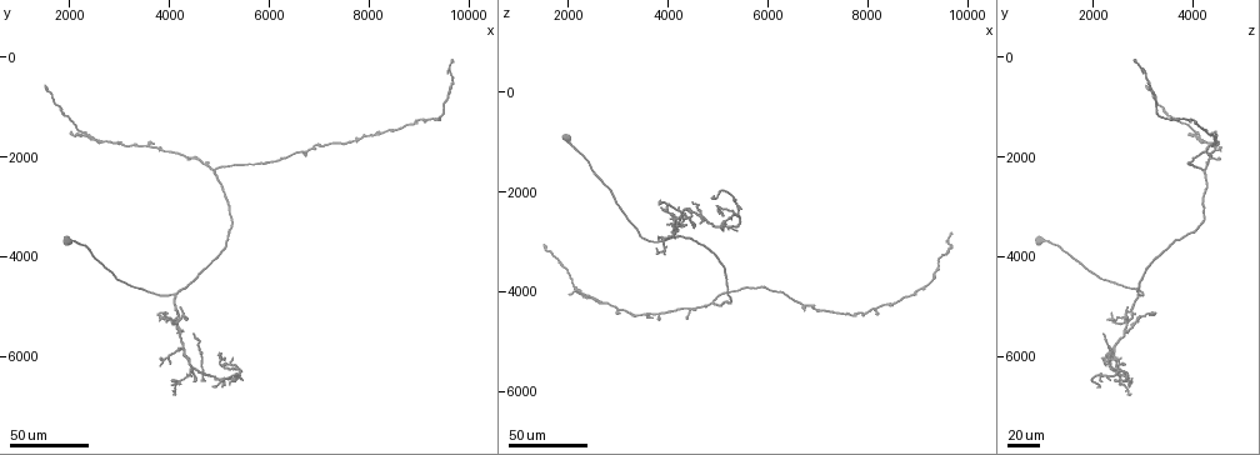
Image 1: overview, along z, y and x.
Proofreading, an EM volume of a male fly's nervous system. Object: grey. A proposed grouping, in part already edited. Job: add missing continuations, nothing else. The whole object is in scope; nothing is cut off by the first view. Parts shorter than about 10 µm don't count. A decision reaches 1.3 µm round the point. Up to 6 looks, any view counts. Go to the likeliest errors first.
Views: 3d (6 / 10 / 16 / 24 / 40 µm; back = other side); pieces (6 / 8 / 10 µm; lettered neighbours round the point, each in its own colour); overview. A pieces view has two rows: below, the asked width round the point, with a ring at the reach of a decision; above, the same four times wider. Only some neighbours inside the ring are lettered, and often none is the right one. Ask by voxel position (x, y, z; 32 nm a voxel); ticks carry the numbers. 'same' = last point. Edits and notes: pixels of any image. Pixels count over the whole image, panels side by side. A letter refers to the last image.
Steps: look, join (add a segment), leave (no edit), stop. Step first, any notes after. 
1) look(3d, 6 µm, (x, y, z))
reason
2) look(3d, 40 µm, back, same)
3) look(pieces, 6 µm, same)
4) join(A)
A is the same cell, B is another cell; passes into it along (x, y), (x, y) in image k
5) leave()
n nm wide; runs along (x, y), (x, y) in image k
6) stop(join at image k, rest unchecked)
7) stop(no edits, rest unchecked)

look(3d, 40 µm, (1550, 550, 3100))
long arm stops here

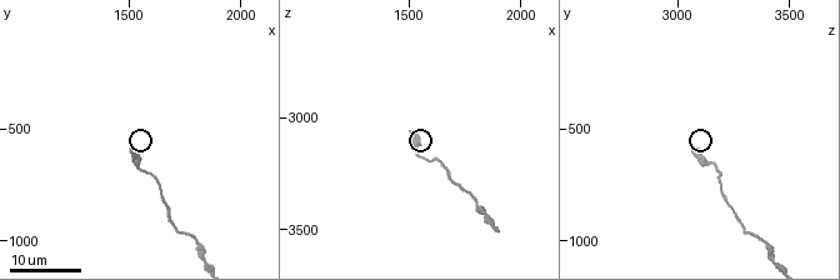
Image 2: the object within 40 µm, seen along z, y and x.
look(3d, 10 µm, (1500, 570, 3060))
closer look

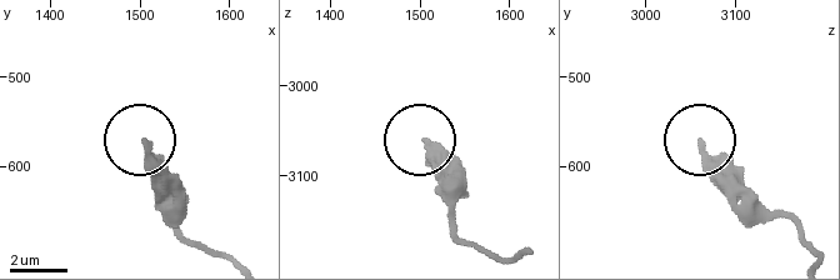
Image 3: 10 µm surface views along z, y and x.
look(pieces, 10 µm, (1510, 570, 3065))
see the neighbours

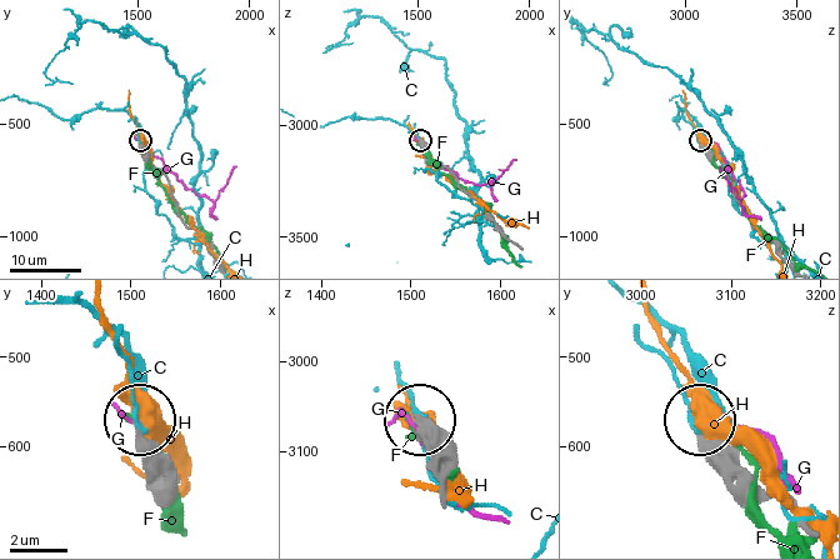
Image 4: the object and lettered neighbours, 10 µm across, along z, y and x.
leave()
C, F, G and H are other cells; runs along (813, 535), (786, 501), (758, 488), (700, 425) in image 4; none of them fits

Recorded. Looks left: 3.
look(3d, 24 µm, (4150, 6750, 2750))
long arm stops here

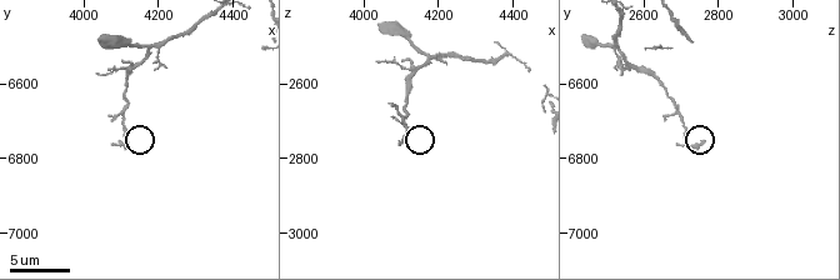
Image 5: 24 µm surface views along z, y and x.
look(3d, 6 µm, (4100, 6760, 2750))

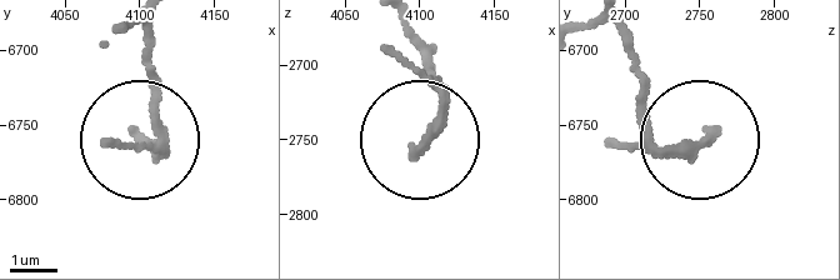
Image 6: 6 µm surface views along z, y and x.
look(pieces, 10 µm, (4096, 6756, 2756))
see the neighbours

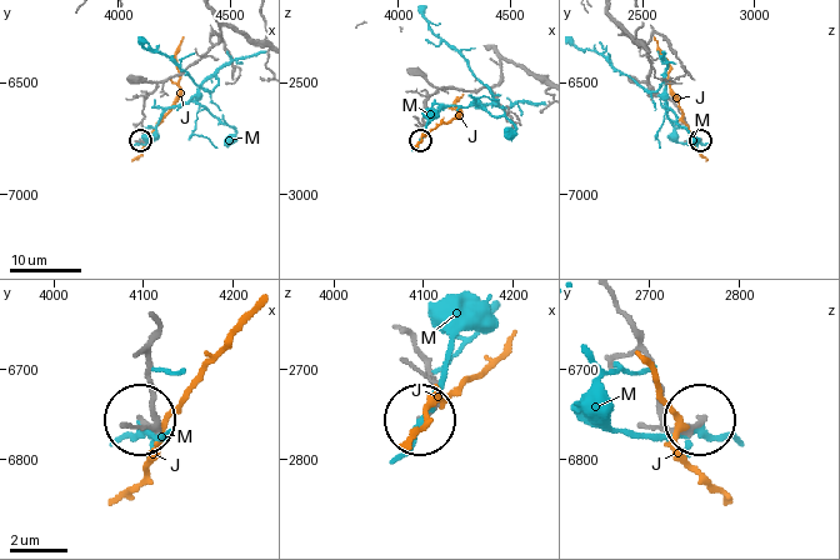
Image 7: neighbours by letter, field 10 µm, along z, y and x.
leave()
J and M are other cells; runs along (619, 306), (638, 328), (664, 421), (676, 429), (695, 424) in image 7; none of them fits

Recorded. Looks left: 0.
stop(no edits, rest unchecked)

